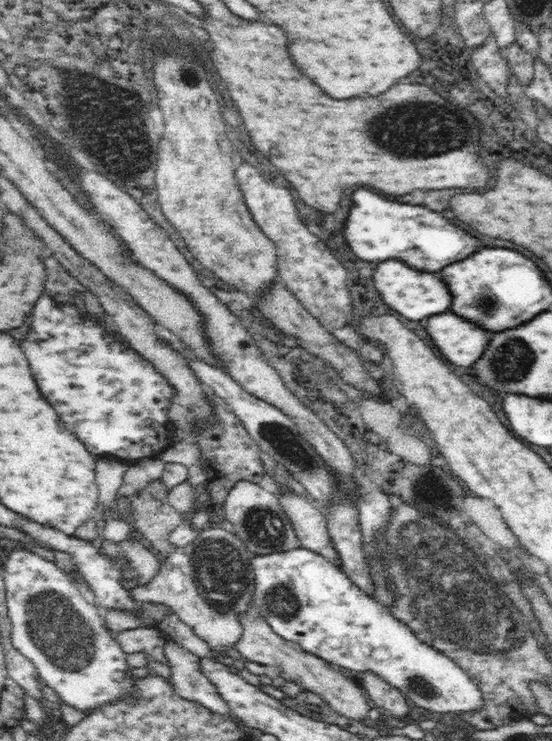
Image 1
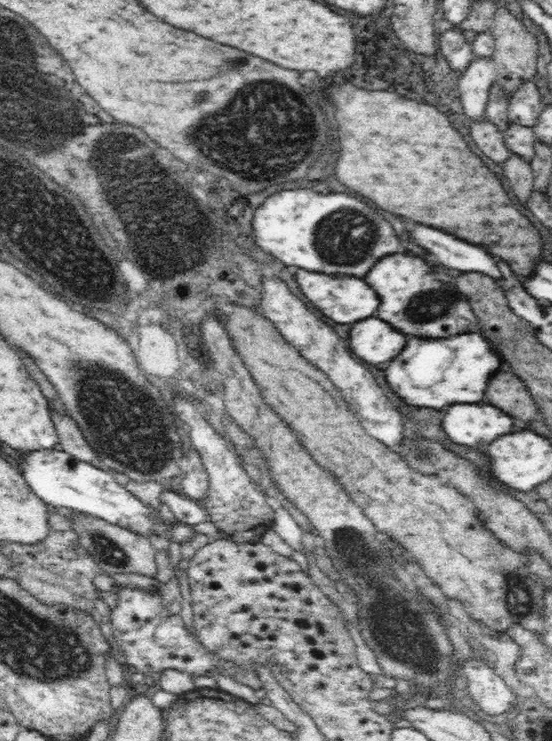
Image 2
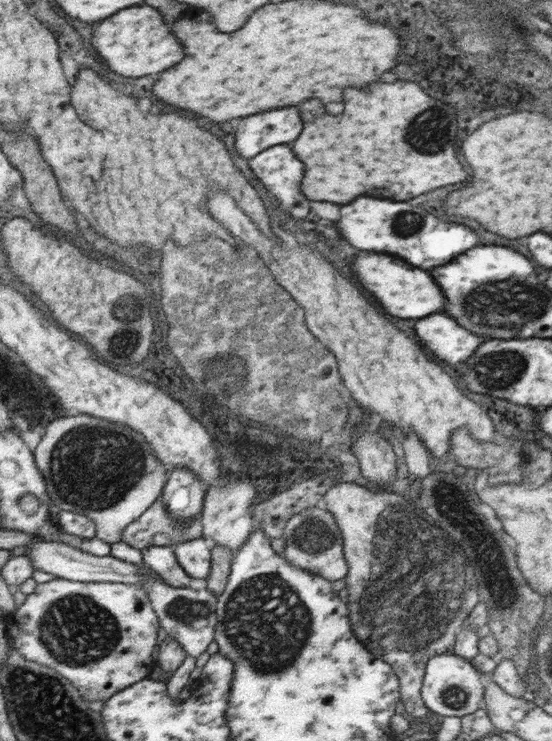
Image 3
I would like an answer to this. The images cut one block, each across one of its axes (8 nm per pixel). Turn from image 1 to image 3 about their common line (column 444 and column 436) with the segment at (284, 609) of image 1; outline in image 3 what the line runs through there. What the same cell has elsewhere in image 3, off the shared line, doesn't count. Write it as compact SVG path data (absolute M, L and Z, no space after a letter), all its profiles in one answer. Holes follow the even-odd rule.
M438 654L429 659L426 664L426 671L423 678L423 685L421 686L421 697L425 705L429 708L430 712L444 716L466 716L472 714L479 709L485 700L486 689L482 685L482 674L479 673L470 660L462 658L458 654Z

